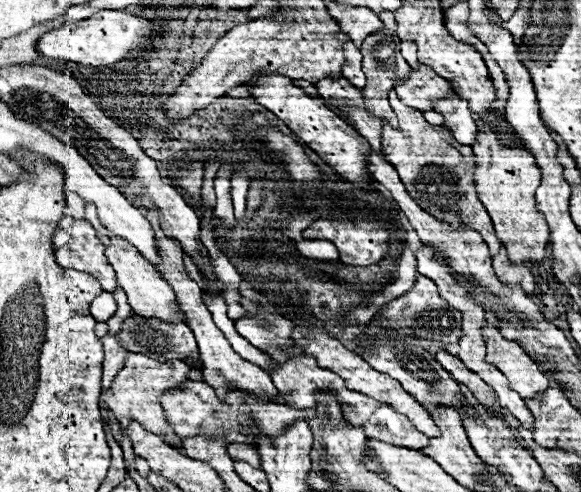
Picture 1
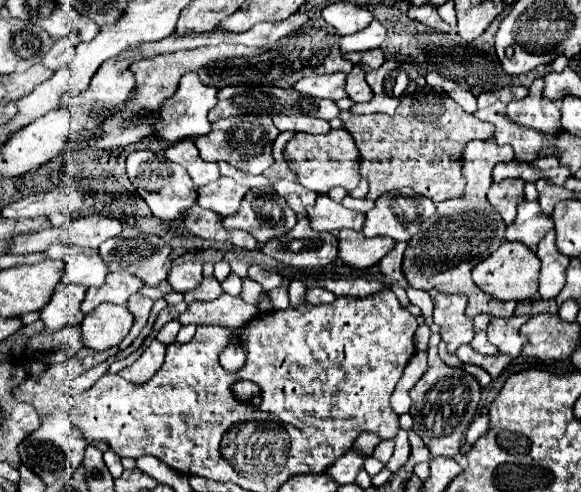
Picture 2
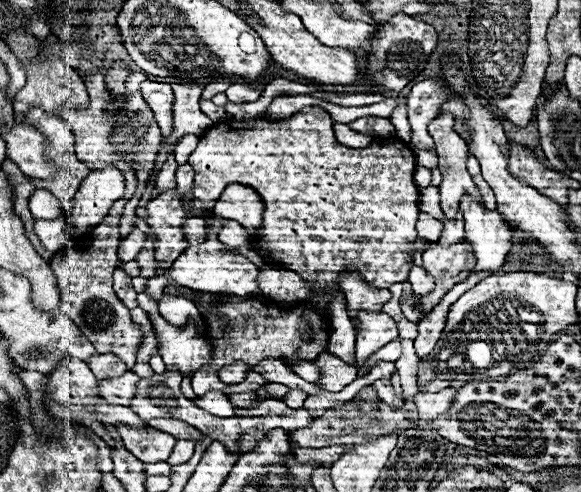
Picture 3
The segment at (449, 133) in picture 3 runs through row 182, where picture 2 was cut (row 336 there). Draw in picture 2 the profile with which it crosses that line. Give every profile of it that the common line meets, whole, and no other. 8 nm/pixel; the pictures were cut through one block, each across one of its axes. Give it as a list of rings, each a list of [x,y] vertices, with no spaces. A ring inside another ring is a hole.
[[[430,290],[434,300],[434,322],[440,326],[440,336],[448,346],[448,352],[456,352],[458,346],[468,344],[474,338],[474,322],[464,314],[466,296],[442,294]]]

